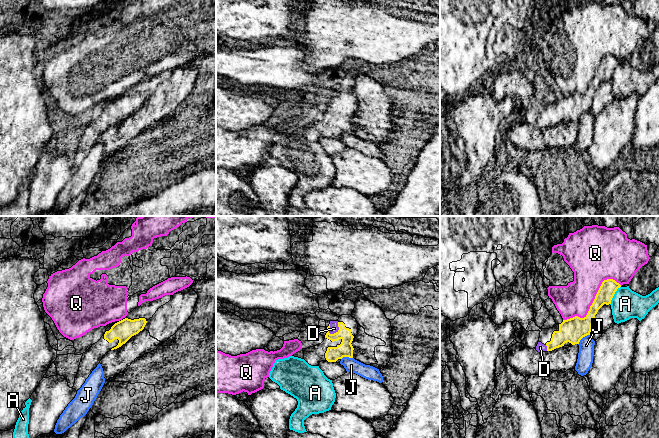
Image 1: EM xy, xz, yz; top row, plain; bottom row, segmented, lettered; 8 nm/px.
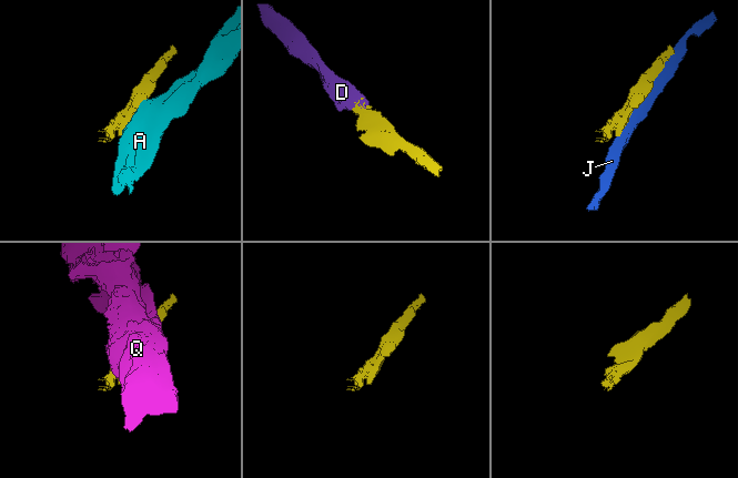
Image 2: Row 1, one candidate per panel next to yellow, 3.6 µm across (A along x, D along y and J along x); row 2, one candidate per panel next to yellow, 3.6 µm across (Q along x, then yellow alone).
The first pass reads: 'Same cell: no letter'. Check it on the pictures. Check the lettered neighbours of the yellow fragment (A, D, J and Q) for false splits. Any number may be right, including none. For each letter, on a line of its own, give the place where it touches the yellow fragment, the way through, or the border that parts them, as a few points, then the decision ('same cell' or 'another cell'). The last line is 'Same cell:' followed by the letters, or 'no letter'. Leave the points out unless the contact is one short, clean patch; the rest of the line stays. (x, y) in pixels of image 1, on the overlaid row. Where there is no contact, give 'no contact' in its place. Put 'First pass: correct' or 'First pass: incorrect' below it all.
A: yz (613, 295) | along yz (620, 286), (610, 304) | another cell
D: xz (338, 330) | across xz (345, 349), (345, 337), (338, 330), (334, 328) | same cell
J: yz (582, 337) | another cell
Q: yz (594, 300) | another cell
Same cell: D
First pass: incorrect

